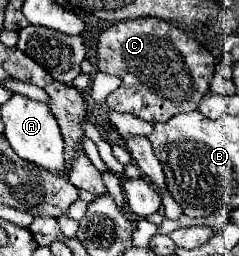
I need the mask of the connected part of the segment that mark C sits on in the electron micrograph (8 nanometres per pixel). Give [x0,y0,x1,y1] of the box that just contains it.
[96,17,216,123]

